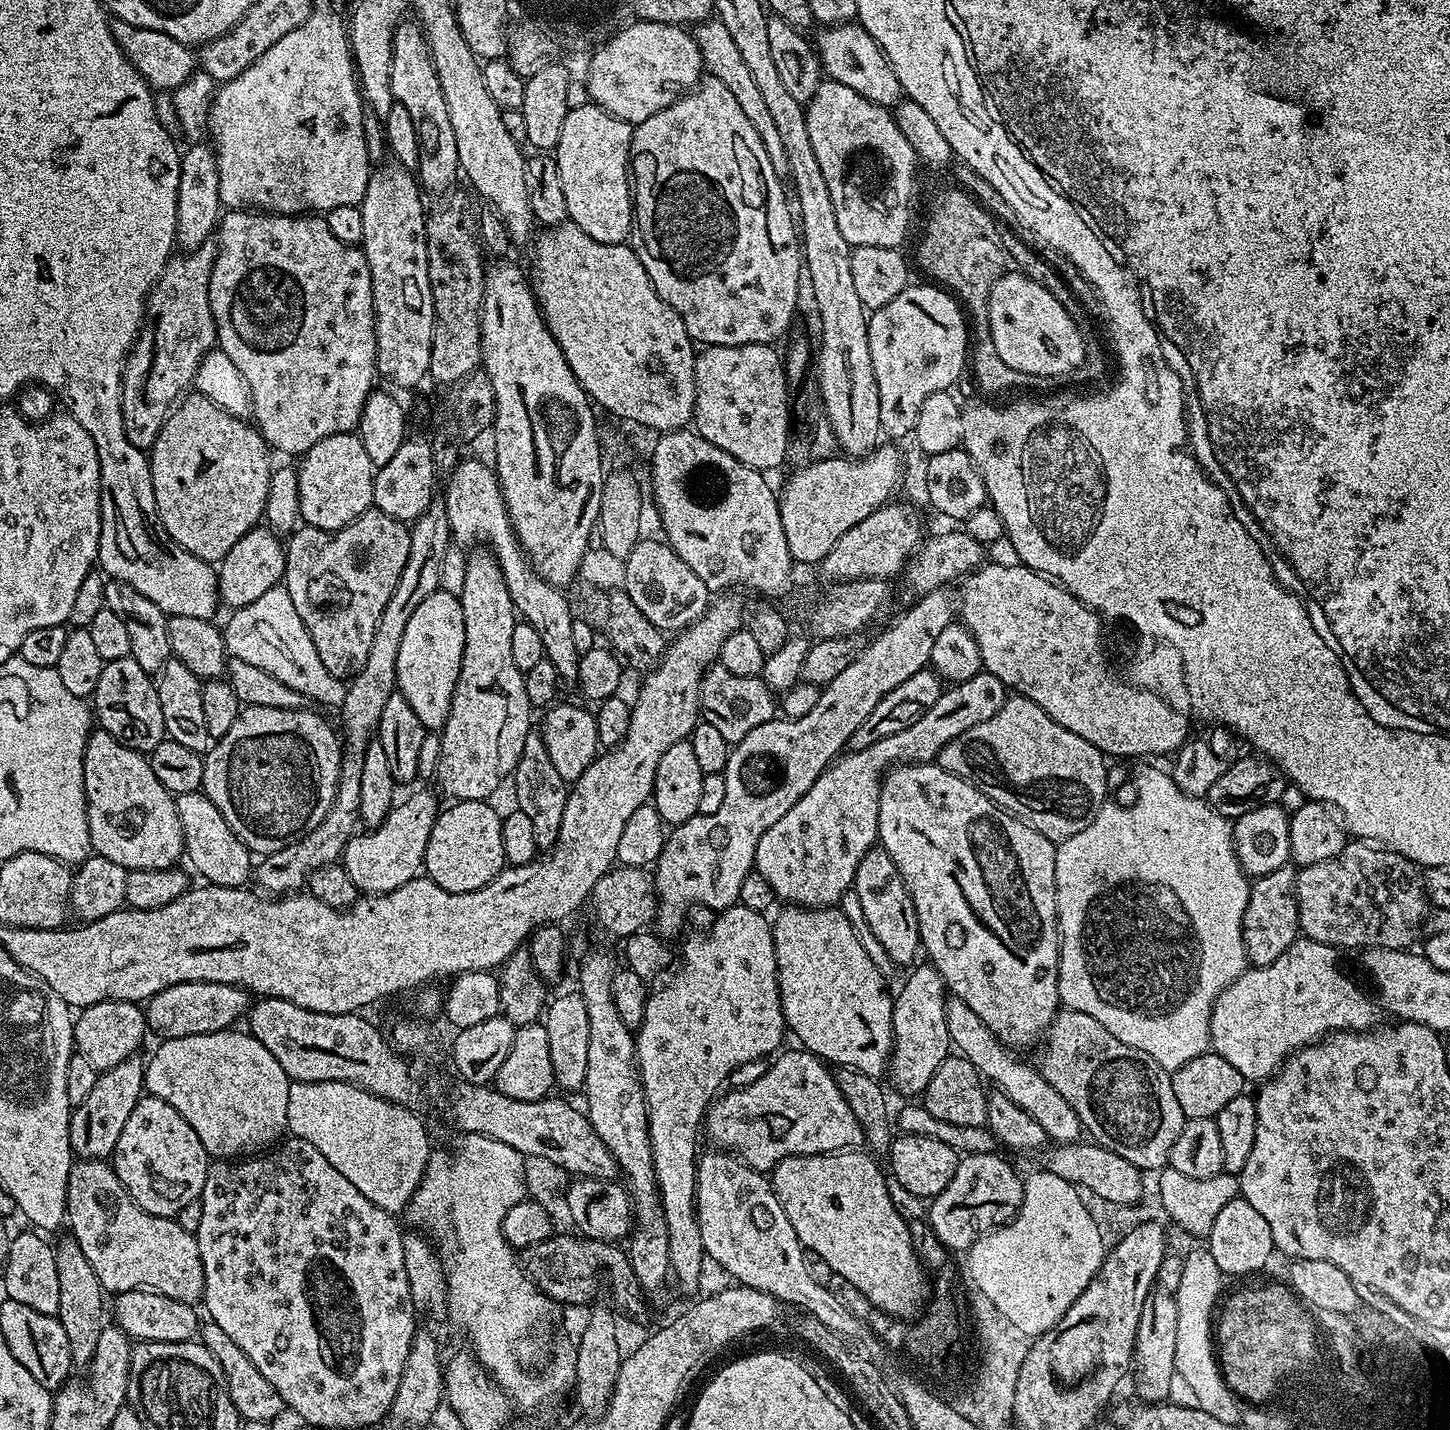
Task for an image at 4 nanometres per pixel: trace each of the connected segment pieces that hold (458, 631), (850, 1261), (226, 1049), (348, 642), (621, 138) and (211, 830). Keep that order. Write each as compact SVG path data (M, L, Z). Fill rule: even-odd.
M437 590L430 594L430 598L410 614L410 622L406 622L402 646L398 646L396 686L426 730L443 729L450 714L454 686L462 678L460 667L465 642L466 622L462 618L460 597L449 592Z
M864 1150L829 1152L822 1156L787 1156L771 1169L770 1183L805 1249L809 1253L817 1252L827 1271L841 1275L855 1291L866 1296L873 1309L900 1318L907 1308L919 1309L925 1303L925 1269L916 1253L909 1221L904 1221L903 1214L896 1209L888 1193L889 1181L886 1176L884 1181L879 1166L871 1159L876 1161Z
M225 1030L165 1040L152 1057L147 1057L144 1070L147 1095L170 1102L170 1106L174 1106L174 1110L178 1110L178 1114L190 1122L194 1134L198 1134L198 1142L202 1142L212 1158L251 1157L275 1145L288 1127L286 1106L290 1102L290 1081L286 1070L278 1066L278 1058L274 1058L274 1054L270 1054L270 1050L266 1050L266 1046L262 1046L262 1042L258 1042L251 1032L236 1031Z
M379 510L363 512L352 524L329 535L320 549L312 548L312 540L300 530L293 531L286 544L286 563L283 583L286 585L298 616L305 624L322 662L333 676L351 678L366 666L366 654L370 654L370 642L374 642L374 618L386 606L410 554L409 525Z
M585 102L577 106L569 107L566 118L562 122L562 134L558 138L554 149L558 174L562 178L562 194L566 198L566 210L568 211L568 220L580 227L583 232L590 234L594 242L606 242L607 244L623 244L632 234L632 185L630 183L630 169L628 166L628 151L632 141L633 125L620 120L616 116L611 116L604 108L597 108L591 102Z
M199 791L177 796L176 809L184 835L184 856L192 863L191 871L196 871L201 881L223 888L245 887L249 883L247 880L251 881L254 876L254 856L238 838L238 834L226 826L226 818L222 818L218 806L214 806L214 802L210 802L203 791Z

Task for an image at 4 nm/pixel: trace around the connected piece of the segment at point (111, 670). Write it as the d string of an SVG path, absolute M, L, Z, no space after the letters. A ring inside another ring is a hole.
M131 655L105 663L98 677L98 686L90 697L90 704L99 727L135 752L151 754L154 746L166 739L156 680L146 670L142 670L142 666L138 666Z

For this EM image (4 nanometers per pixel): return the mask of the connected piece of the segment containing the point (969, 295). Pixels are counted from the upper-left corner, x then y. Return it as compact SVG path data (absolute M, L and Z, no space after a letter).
M944 188L929 202L928 217L916 244L917 266L929 276L929 281L957 297L963 311L970 317L970 376L972 372L977 386L988 398L1000 398L1003 392L1034 384L1033 377L1006 366L1006 362L998 358L994 338L990 338L988 291L992 283L1010 268L1008 255L1006 250L1002 250L1002 242L998 238L999 233L998 224L992 221L991 214L974 197L967 196L960 188Z

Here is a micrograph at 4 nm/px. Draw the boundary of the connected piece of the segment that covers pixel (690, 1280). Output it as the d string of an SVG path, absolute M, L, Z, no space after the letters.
M737 903L721 911L715 918L717 920L709 926L708 933L700 932L681 946L680 965L676 973L661 988L653 987L649 991L646 1014L634 1032L636 1067L648 1107L656 1191L660 1193L660 1205L668 1227L670 1272L681 1294L692 1297L697 1295L695 1292L700 1288L700 1271L706 1265L702 1234L696 1221L696 1135L699 1132L701 1135L708 1110L721 1089L727 1085L730 1073L742 1066L742 1062L771 1057L786 1037L772 924L767 920L769 917Z

